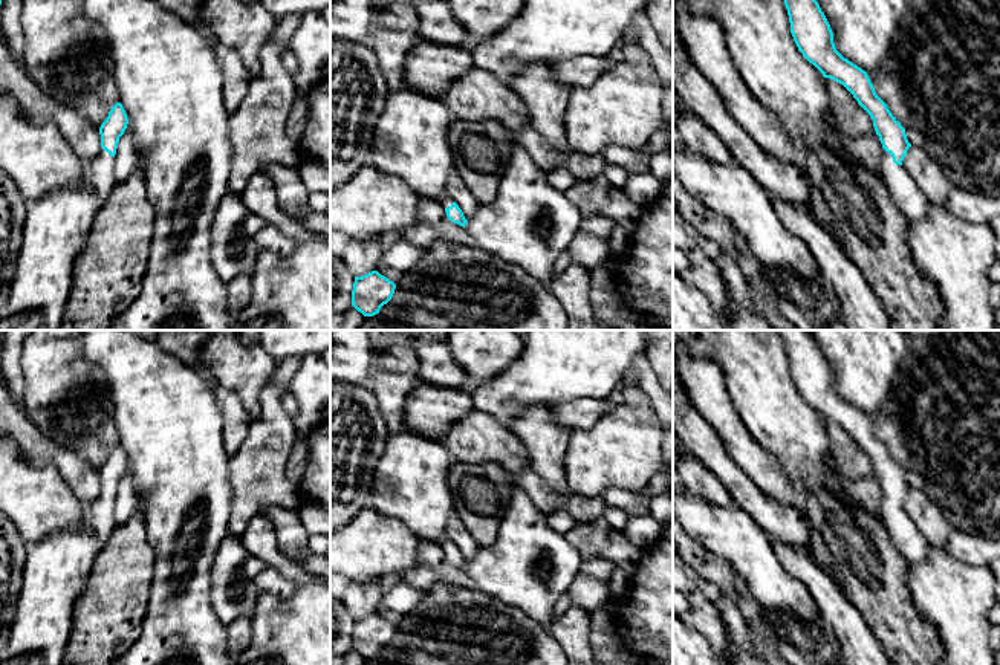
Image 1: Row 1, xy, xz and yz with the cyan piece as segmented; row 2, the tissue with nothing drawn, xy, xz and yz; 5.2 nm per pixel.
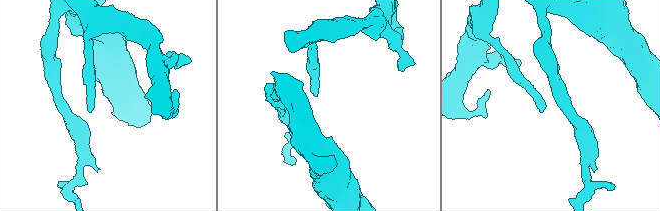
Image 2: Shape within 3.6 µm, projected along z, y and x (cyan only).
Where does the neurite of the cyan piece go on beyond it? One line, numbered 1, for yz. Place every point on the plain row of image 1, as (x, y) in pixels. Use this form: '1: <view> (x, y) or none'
1: yz (902, 531)

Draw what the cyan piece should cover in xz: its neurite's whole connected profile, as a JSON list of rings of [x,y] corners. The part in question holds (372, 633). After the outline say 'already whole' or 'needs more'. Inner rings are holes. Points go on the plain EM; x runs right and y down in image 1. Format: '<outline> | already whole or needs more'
[[[378,613],[355,619],[352,648],[364,659],[373,659],[391,642],[394,631],[396,627]]] | already whole

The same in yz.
[[[809,330],[777,332],[784,341],[791,376],[798,393],[824,420],[843,427],[873,462],[884,491],[879,518],[891,541],[908,563],[924,561],[930,544],[902,509],[911,489],[905,471],[876,437],[867,414],[836,393],[830,367]]] | needs more

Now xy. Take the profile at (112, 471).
[[[116,445],[99,469],[101,494],[93,503],[86,506],[87,520],[101,549],[106,546],[118,524],[115,518],[115,497],[127,466],[128,460],[125,453],[121,445]]] | needs more

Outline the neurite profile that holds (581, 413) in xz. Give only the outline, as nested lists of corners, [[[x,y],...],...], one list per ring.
[[[621,385],[606,401],[563,401],[554,405],[555,417],[570,428],[590,428],[622,404]]]

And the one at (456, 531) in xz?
[[[453,511],[446,523],[445,537],[459,547],[466,563],[469,563],[480,549],[479,543],[462,523],[457,511]]]

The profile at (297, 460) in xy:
[[[297,439],[286,463],[286,474],[291,478],[297,480],[301,477],[307,465],[307,454],[309,454],[309,448],[306,439]]]

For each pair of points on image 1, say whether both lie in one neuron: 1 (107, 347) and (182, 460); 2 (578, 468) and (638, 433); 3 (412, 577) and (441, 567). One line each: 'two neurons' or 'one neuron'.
1: one neuron
2: one neuron
3: one neuron

